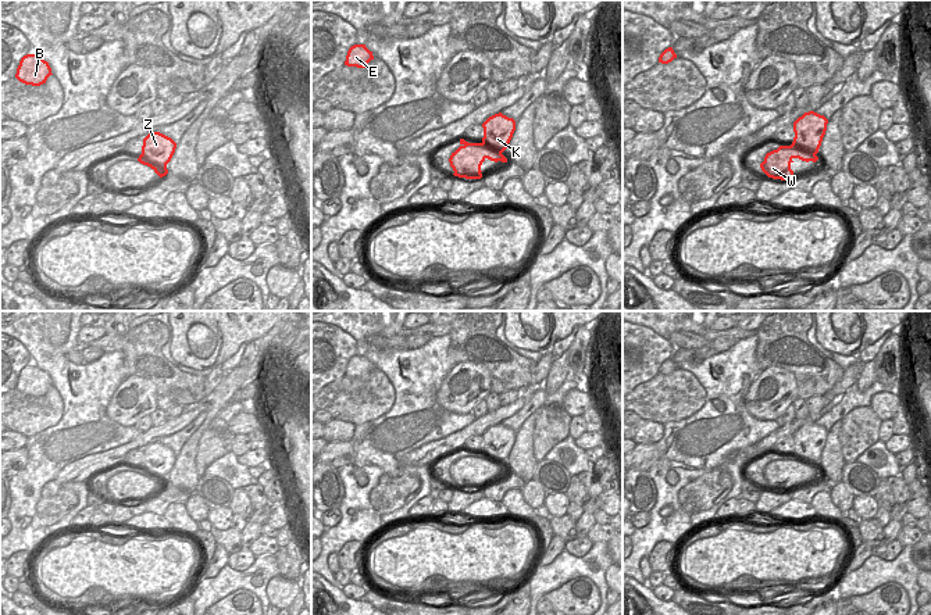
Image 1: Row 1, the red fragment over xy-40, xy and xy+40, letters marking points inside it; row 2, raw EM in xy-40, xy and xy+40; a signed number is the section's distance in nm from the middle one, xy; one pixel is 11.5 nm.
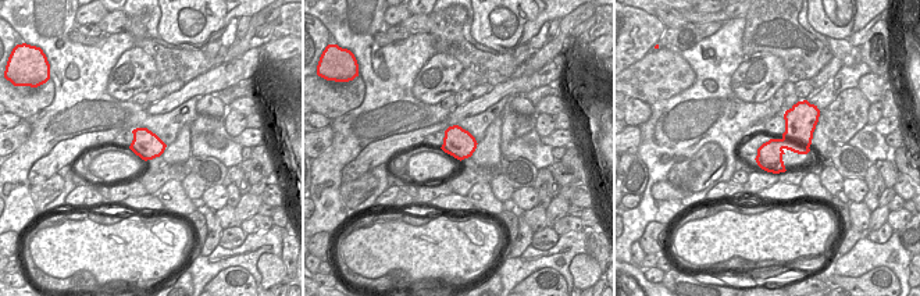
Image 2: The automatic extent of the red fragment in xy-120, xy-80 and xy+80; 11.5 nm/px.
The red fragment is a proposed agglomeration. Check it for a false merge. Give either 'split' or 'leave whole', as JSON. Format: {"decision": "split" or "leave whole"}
{"decision": "leave whole"}

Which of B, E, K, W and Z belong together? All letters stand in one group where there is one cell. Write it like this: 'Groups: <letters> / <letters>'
Groups: B E K W Z

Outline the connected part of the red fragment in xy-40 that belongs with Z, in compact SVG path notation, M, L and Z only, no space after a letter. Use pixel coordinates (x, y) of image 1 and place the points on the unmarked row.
M149 444L143 450L142 465L138 472L150 478L160 489L168 485L167 475L171 472L176 460L176 454L160 444Z

